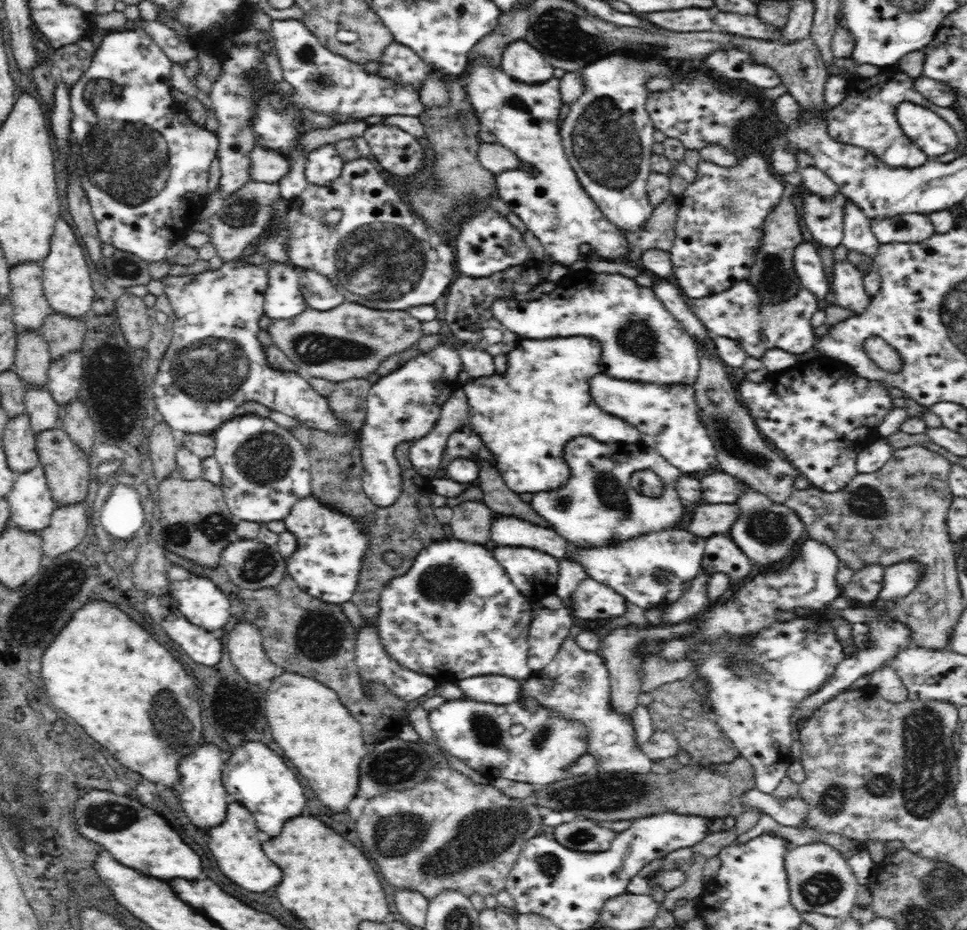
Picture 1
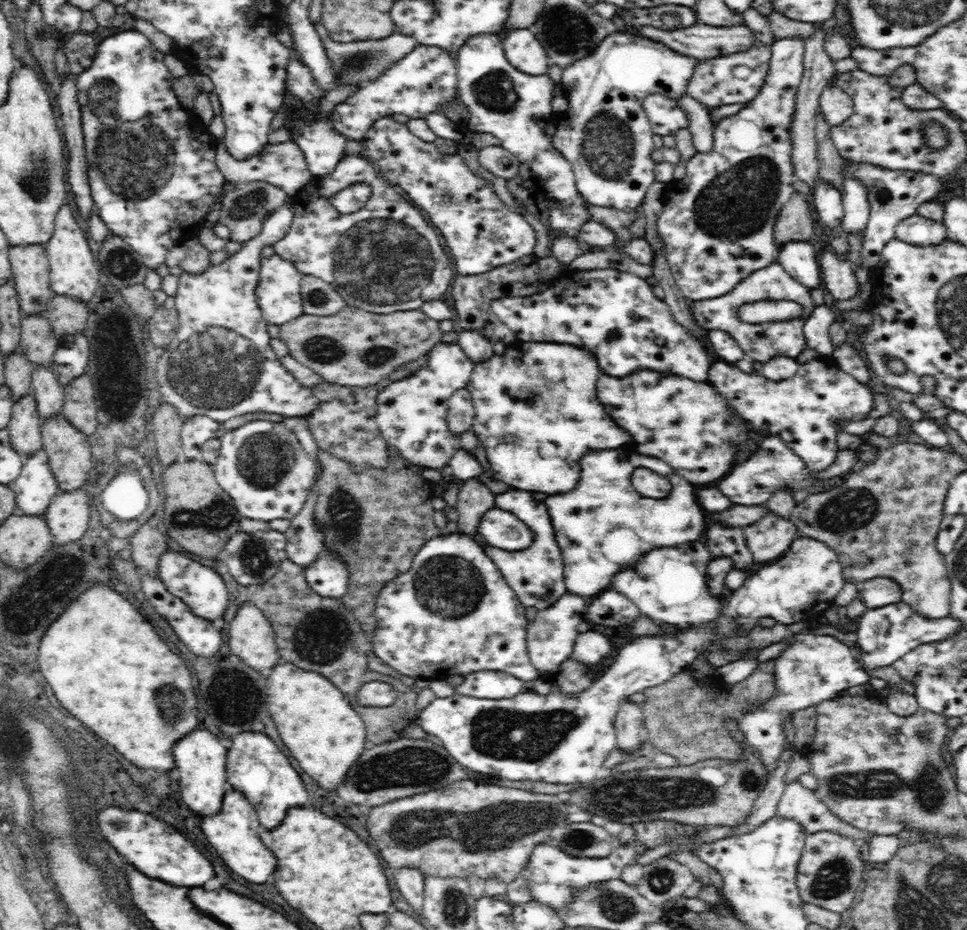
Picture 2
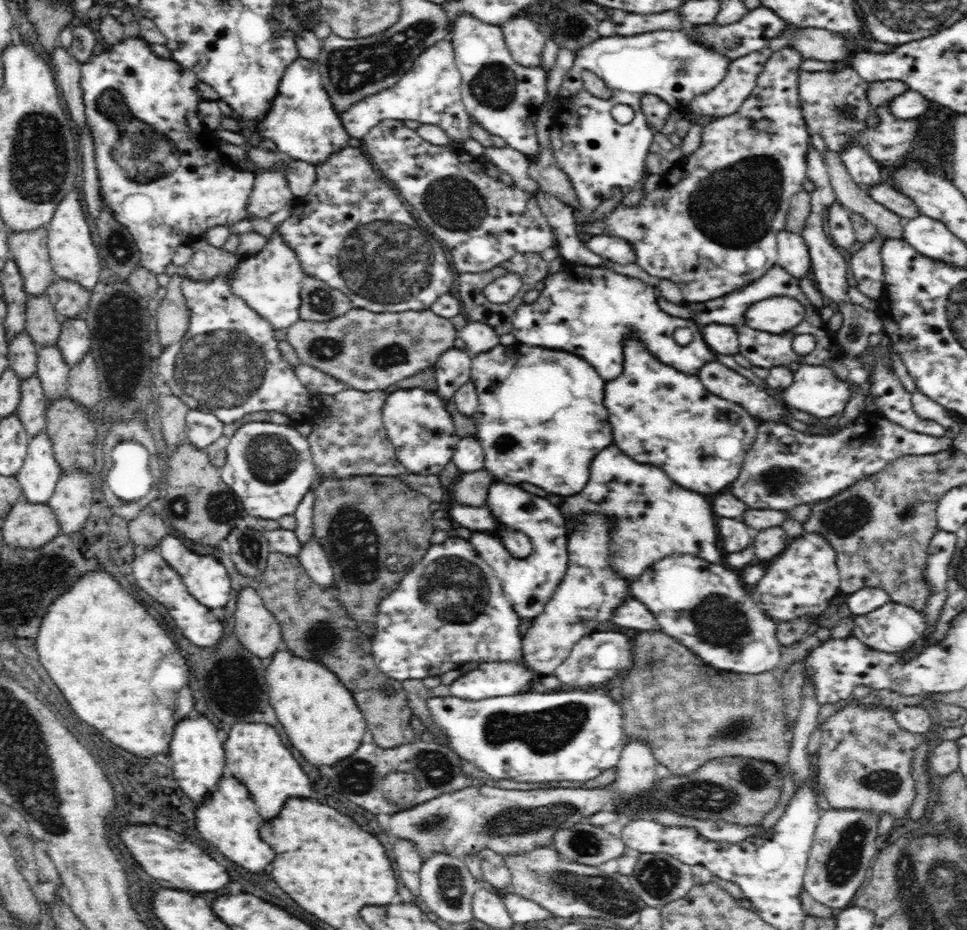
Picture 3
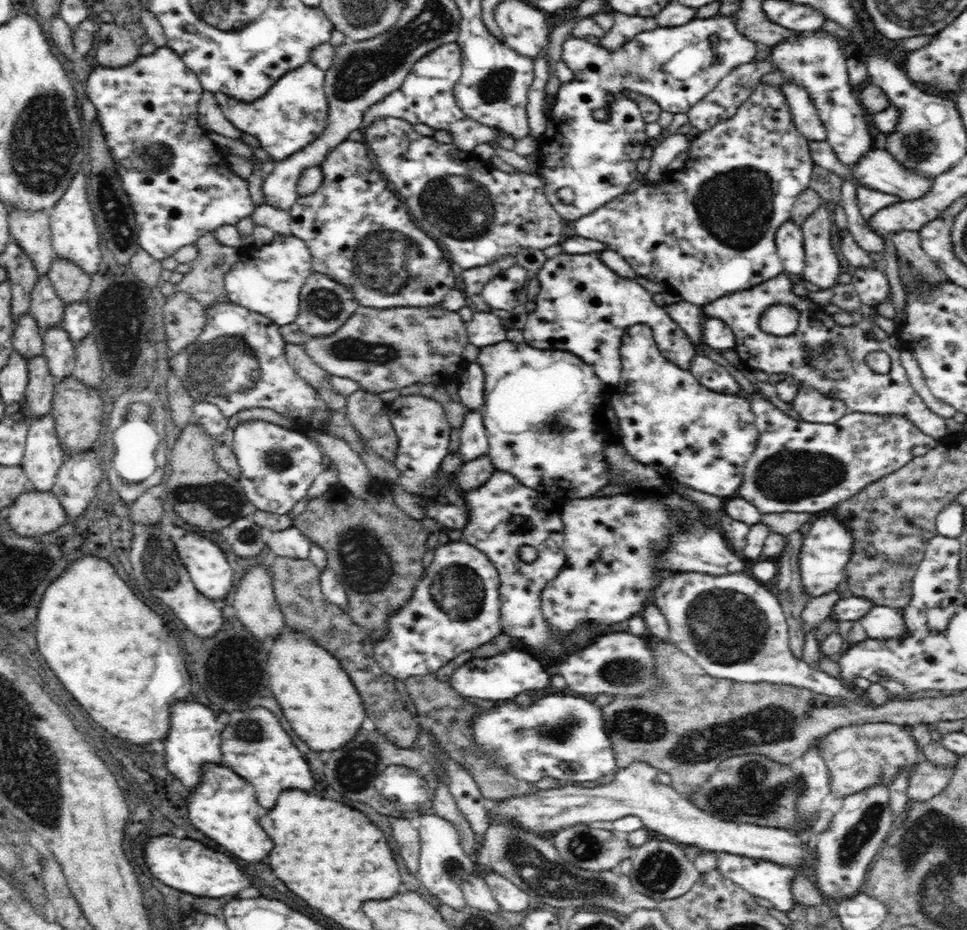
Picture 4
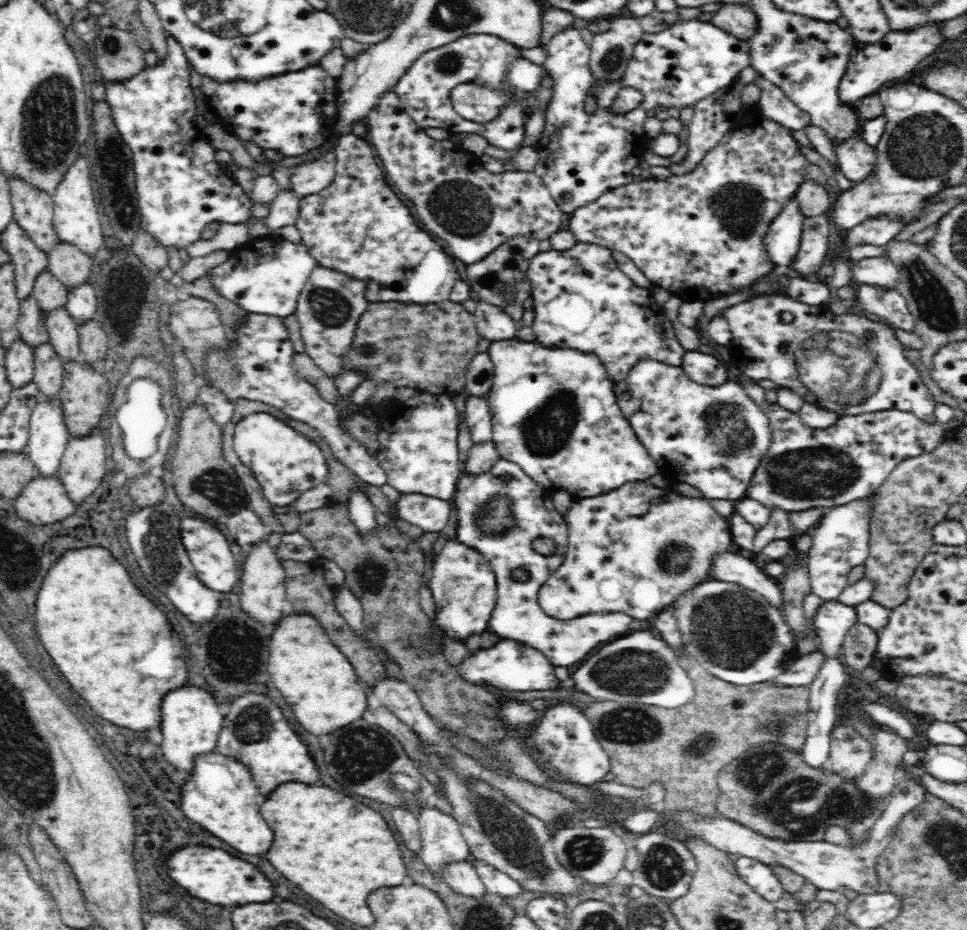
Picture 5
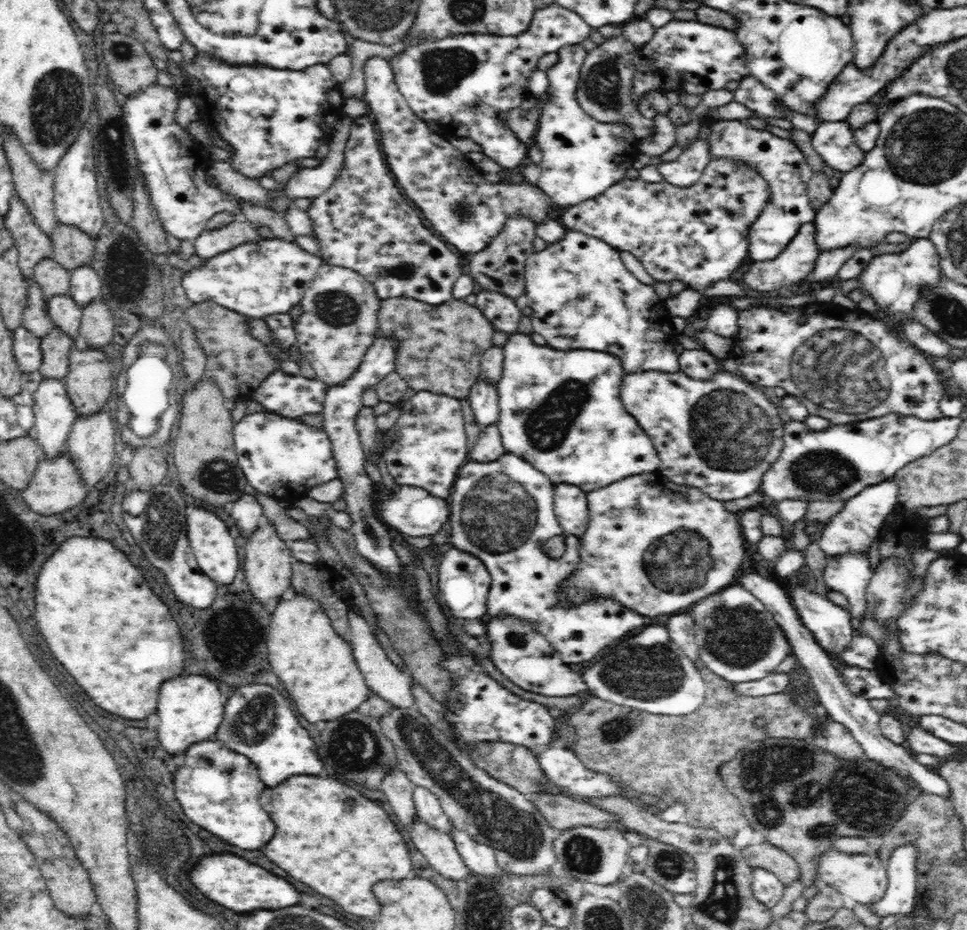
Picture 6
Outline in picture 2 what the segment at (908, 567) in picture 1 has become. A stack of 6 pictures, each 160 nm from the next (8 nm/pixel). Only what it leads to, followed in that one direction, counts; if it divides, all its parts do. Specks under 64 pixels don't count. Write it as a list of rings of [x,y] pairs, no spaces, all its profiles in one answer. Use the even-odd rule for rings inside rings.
[[[874,578],[859,585],[859,597],[867,609],[878,609],[896,604],[902,599],[900,587],[890,578]]]

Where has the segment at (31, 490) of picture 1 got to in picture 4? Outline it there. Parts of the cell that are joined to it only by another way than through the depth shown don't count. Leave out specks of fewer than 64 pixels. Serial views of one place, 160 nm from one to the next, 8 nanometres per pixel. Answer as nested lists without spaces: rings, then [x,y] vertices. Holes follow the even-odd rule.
[[[51,413],[42,415],[38,419],[34,418],[31,420],[25,448],[25,453],[20,465],[33,484],[33,490],[52,491],[58,471],[62,464],[64,464],[66,454],[61,446],[60,439],[57,437],[57,429],[54,417]]]

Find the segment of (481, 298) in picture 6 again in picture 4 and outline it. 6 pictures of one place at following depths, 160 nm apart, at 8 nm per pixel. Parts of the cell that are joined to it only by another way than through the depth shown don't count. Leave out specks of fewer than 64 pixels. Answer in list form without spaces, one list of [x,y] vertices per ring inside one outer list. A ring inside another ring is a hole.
[[[475,311],[472,320],[466,321],[468,340],[478,349],[506,341],[506,329],[500,319],[491,312]]]

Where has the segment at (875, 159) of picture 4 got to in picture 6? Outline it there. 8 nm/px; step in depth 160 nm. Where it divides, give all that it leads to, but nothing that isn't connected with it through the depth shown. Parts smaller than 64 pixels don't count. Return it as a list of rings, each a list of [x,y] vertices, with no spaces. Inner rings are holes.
[[[822,121],[812,134],[814,149],[836,173],[850,172],[862,162],[865,153],[855,144],[848,121]]]

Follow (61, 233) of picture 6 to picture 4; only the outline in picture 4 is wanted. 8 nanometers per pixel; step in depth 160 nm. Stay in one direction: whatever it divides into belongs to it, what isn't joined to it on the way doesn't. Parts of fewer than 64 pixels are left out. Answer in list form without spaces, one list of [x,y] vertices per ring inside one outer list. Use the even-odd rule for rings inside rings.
[[[57,257],[50,264],[50,270],[46,275],[64,304],[86,300],[91,275],[86,274],[72,259]]]

